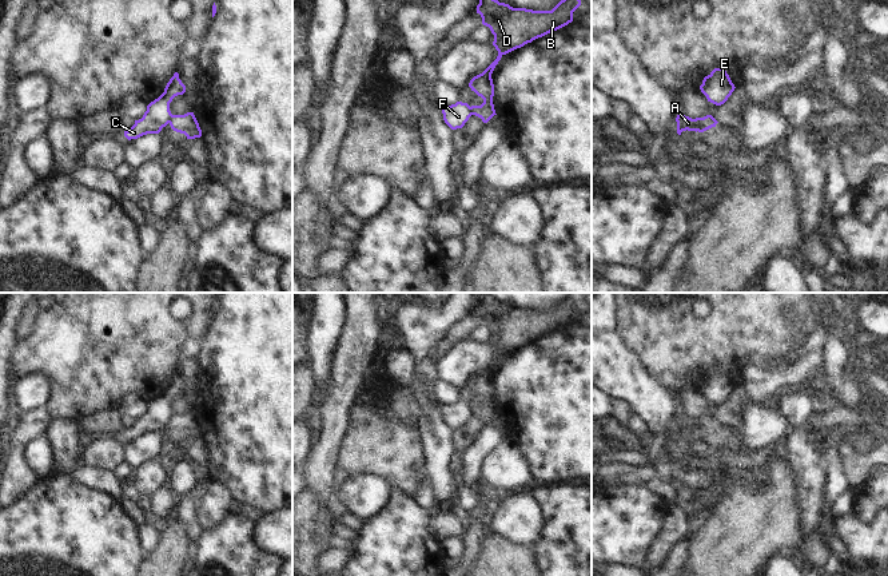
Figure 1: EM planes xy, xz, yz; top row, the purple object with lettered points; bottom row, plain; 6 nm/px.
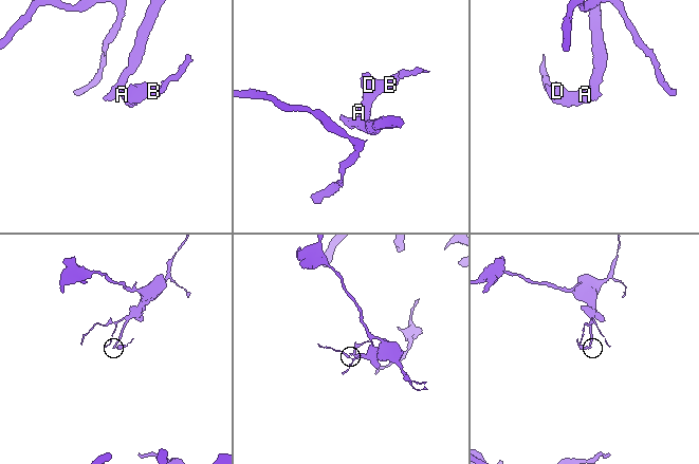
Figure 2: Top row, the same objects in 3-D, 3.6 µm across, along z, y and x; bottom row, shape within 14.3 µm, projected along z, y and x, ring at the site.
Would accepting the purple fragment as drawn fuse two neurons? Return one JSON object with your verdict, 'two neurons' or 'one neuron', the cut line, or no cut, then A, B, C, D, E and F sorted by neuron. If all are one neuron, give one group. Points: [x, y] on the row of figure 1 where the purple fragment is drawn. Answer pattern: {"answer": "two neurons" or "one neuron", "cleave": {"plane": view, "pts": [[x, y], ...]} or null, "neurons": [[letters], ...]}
{"answer": "two neurons", "cleave": {"plane": "xy", "pts": [[172, 115], [168, 122]]}, "neurons": [["A", "B", "D"], ["C", "E", "F"]]}

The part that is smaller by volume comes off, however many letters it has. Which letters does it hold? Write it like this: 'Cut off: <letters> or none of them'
Cut off: A, B, D

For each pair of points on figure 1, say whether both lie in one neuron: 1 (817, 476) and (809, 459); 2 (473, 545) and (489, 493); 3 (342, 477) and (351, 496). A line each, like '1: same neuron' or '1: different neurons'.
1: same neuron
2: same neuron
3: different neurons

